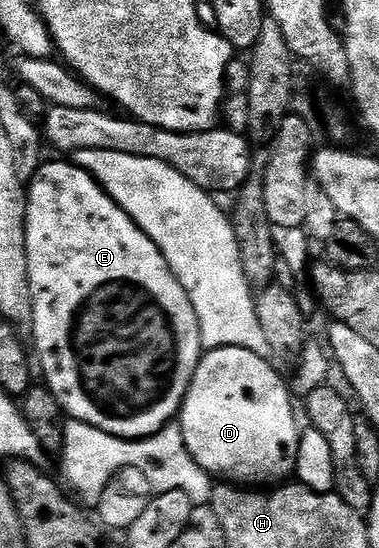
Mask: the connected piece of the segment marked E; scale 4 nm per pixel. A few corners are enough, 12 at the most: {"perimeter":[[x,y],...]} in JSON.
{"perimeter":[[76,163],[27,187],[33,343],[70,420],[145,439],[191,297]]}

